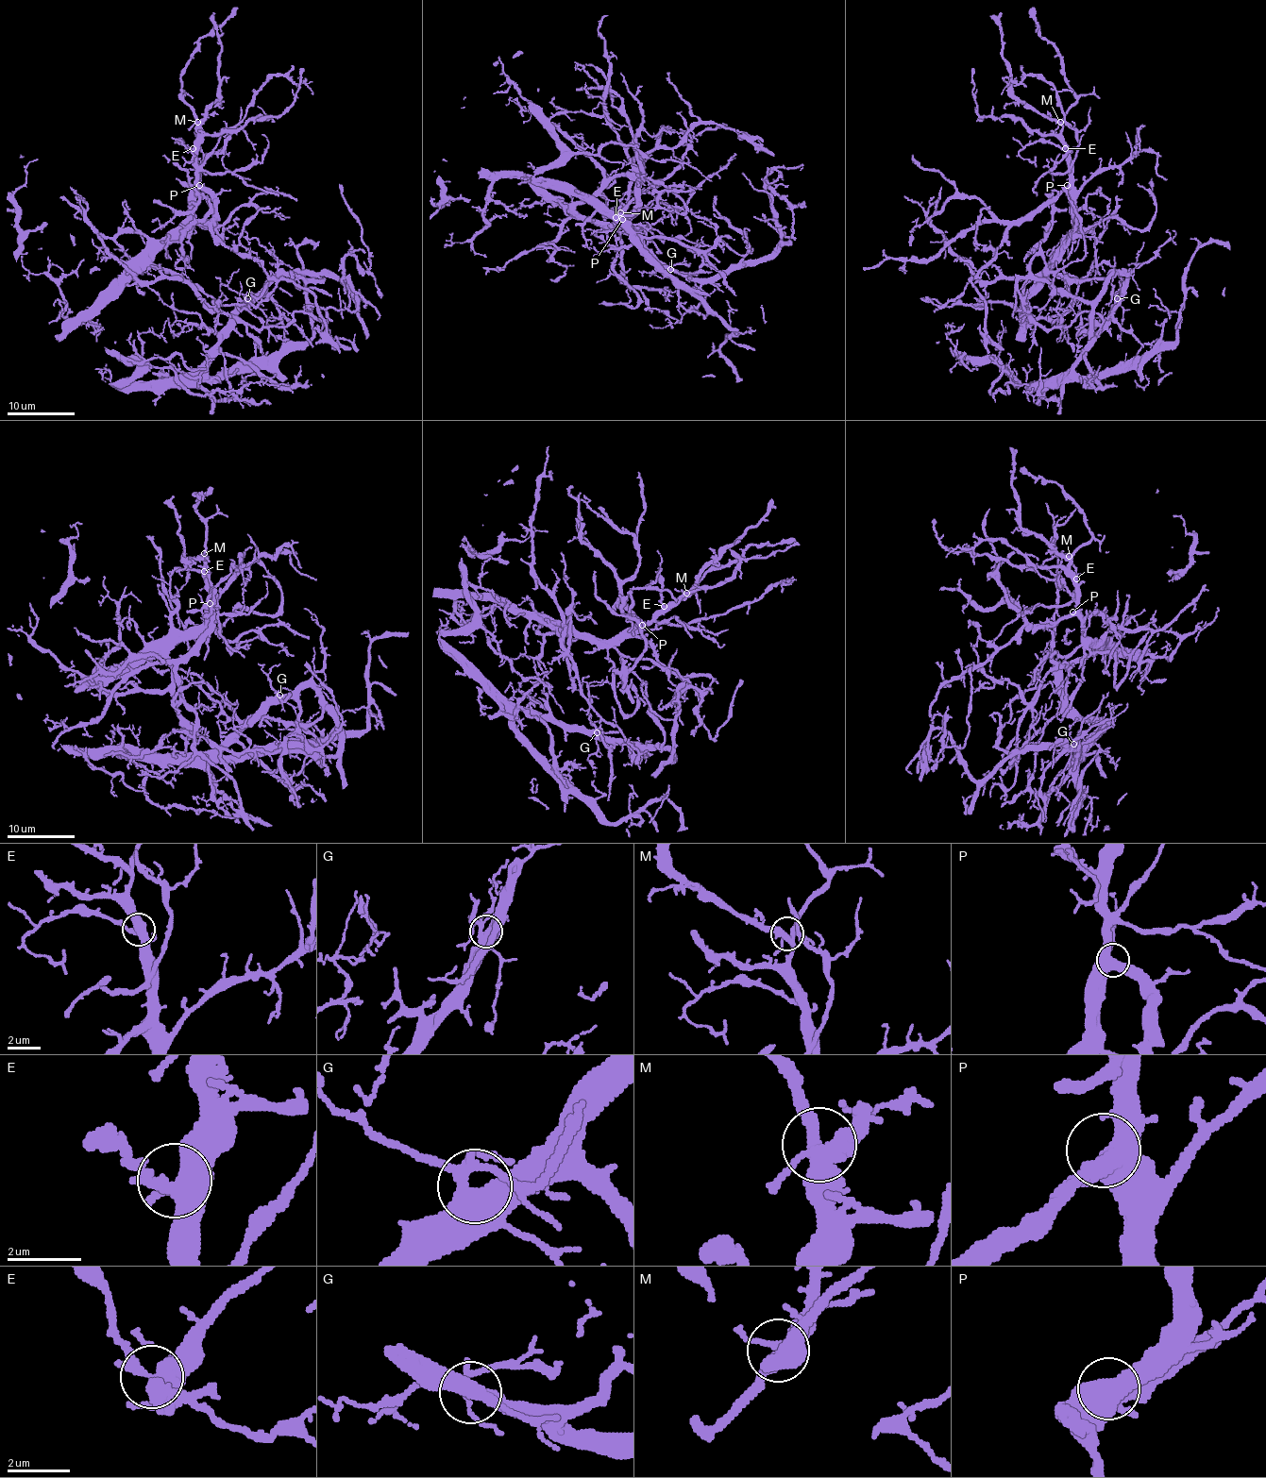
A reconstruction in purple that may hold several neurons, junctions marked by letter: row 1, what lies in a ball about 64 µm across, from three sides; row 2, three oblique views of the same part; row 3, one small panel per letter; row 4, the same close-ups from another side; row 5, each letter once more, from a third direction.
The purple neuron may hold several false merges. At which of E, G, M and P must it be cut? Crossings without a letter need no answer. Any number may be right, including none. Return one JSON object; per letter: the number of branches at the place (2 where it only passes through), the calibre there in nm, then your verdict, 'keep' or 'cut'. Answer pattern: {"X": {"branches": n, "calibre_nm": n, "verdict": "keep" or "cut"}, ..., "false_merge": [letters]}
{"E": {"branches": 4, "calibre_nm": 440, "verdict": "keep"}, "G": {"branches": 7, "calibre_nm": 440, "verdict": "keep"}, "M": {"branches": 4, "calibre_nm": 360, "verdict": "keep"}, "P": {"branches": 3, "calibre_nm": 500, "verdict": "keep"}, "false_merge": []}

